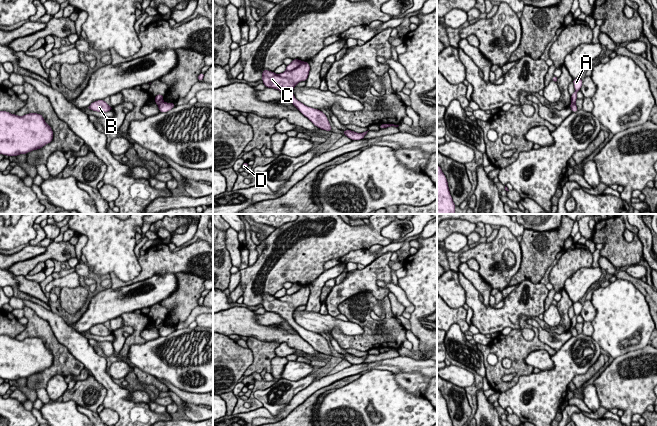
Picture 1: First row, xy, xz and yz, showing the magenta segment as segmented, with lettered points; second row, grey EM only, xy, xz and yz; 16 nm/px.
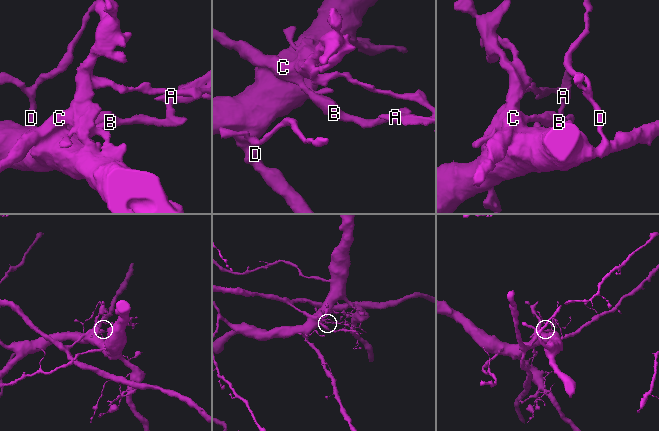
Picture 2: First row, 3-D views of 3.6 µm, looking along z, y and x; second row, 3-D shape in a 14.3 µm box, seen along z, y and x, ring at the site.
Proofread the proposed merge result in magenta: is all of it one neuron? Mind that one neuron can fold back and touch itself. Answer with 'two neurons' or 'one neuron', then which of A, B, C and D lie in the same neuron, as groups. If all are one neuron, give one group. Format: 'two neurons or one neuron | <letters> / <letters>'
two neurons | A D / B C

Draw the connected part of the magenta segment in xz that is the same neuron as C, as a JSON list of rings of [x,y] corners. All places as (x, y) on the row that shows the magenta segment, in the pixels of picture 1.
[[[304,62],[292,71],[286,70],[280,74],[276,74],[269,70],[263,70],[262,81],[267,88],[277,89],[284,94],[289,101],[315,126],[325,131],[332,131],[327,116],[321,110],[304,105],[298,101],[293,94],[293,88],[299,82],[307,80],[309,71],[310,65],[308,62]]]

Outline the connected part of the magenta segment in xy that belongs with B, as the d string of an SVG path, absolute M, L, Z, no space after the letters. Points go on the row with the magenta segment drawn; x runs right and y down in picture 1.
M104 100L94 101L90 104L88 108L93 111L102 112L102 113L113 110L113 107L109 106Z

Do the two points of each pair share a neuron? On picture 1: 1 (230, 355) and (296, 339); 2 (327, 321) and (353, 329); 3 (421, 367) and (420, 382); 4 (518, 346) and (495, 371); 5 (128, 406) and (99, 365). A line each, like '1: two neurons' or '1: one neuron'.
1: two neurons
2: one neuron
3: two neurons
4: one neuron
5: one neuron

